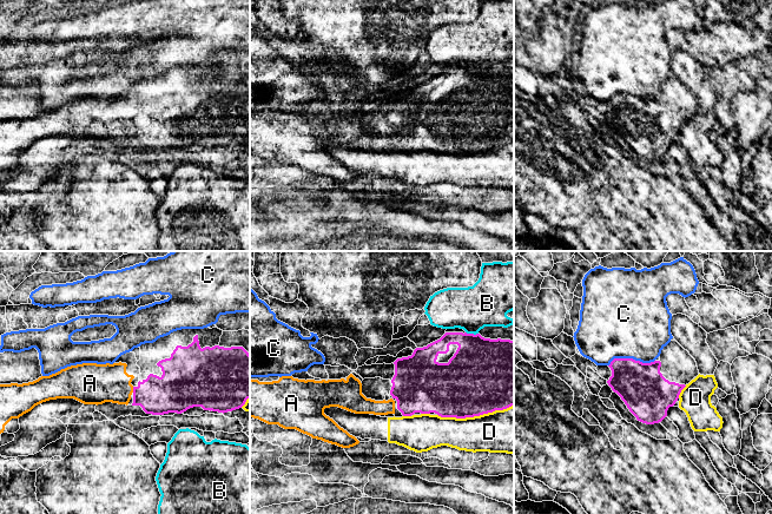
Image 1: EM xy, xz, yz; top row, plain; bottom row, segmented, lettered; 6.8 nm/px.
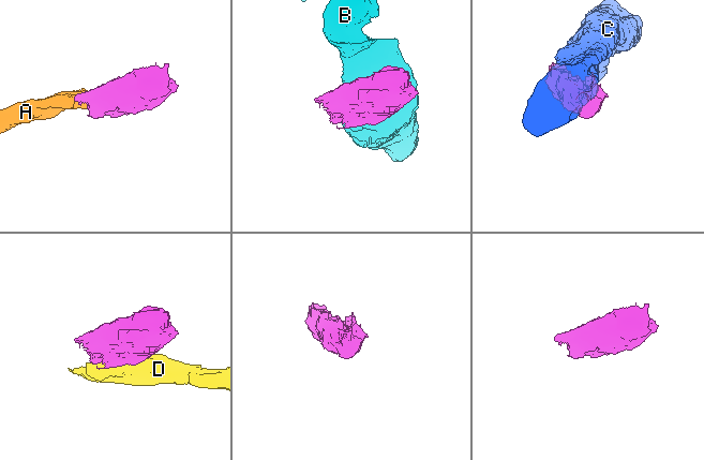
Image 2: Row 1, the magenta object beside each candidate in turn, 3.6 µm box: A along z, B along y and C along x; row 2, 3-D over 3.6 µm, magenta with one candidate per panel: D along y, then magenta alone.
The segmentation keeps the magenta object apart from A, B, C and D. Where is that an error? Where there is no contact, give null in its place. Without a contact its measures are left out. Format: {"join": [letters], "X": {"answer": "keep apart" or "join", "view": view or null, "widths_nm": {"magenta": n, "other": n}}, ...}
{"join": ["A"], "A": {"answer": "join", "view": "xy", "widths_nm": {"magenta": 260, "other": 280}}, "B": {"answer": "keep apart", "view": "xz", "widths_nm": {"magenta": 420, "other": 300}}, "C": {"answer": "keep apart", "view": "yz", "widths_nm": {"magenta": 320, "other": 500}}, "D": {"answer": "keep apart", "view": "xz", "widths_nm": {"magenta": 480, "other": 300}}}

